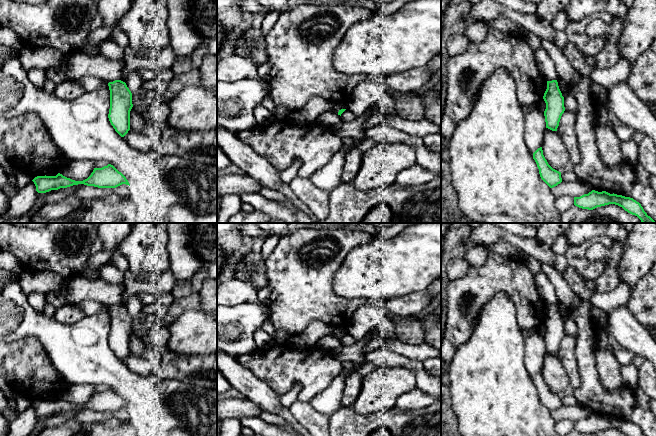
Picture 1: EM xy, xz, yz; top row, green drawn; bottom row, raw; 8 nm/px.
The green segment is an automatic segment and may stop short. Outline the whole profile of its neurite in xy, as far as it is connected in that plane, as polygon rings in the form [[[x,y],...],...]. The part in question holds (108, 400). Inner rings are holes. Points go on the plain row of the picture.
[[[113,389],[94,392],[91,399],[83,405],[75,405],[58,397],[56,400],[37,400],[32,404],[38,417],[67,412],[73,409],[84,408],[98,412],[116,412],[122,408],[129,409],[126,401]]]

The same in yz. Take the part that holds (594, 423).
[[[592,414],[588,418],[574,421],[574,429],[582,433],[593,434],[609,428],[618,429],[627,436],[645,436],[641,428],[633,422],[614,417],[610,418],[606,415],[598,416]]]

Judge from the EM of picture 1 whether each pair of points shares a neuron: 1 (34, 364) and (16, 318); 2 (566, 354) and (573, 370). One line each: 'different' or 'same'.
1: different
2: same

